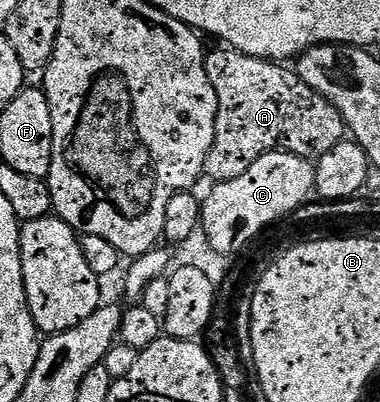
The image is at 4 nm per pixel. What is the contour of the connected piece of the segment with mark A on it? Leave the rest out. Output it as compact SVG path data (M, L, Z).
M231 48L219 49L213 54L211 51L204 59L208 79L216 94L220 95L216 140L205 166L207 177L212 177L213 183L229 182L242 176L248 171L250 163L274 150L283 150L300 158L318 160L323 154L333 150L338 143L345 141L344 117L340 115L338 108L330 99L324 98L318 92L314 92L314 88L307 86L296 75L295 69L278 62L269 62L267 58L242 54Z

